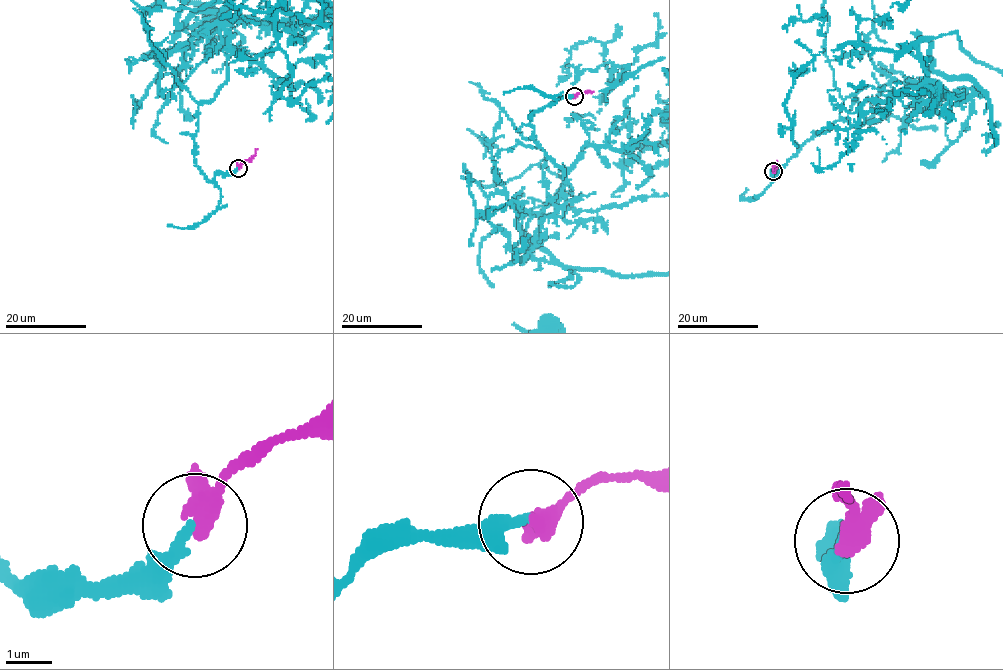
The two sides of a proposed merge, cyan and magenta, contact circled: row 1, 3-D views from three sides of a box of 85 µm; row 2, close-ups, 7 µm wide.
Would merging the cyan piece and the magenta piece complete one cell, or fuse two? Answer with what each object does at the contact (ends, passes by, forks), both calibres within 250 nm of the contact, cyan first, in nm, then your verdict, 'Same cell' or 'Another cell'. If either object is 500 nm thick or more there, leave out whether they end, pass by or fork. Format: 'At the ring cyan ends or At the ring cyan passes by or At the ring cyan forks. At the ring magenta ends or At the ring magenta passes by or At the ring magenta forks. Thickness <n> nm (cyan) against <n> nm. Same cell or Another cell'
At the ring cyan ends. At the ring magenta passes by. Thickness 200 nm (cyan) against 380 nm. Same cell

